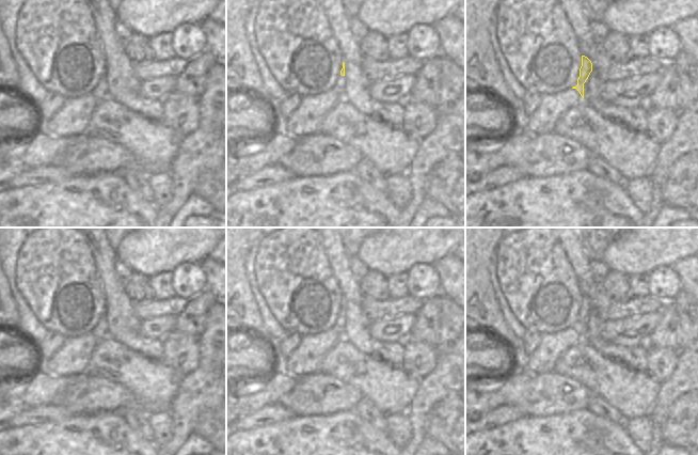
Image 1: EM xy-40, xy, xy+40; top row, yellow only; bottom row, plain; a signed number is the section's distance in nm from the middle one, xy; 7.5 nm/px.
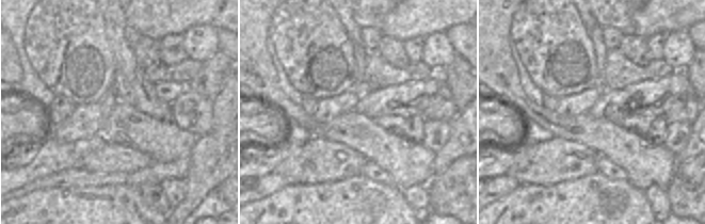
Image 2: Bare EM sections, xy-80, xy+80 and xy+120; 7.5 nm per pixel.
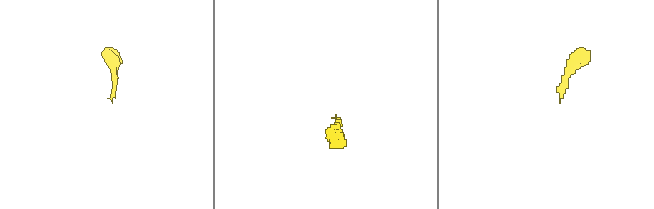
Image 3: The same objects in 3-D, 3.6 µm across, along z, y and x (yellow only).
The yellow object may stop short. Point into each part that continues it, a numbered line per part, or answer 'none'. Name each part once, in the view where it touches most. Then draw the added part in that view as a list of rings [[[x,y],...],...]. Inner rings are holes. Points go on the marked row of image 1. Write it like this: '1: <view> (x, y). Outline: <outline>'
1: xy (339, 85). Outline: [[[340,74],[338,75],[338,79],[332,90],[338,93],[340,97],[343,96],[345,90],[345,76],[342,76]]]

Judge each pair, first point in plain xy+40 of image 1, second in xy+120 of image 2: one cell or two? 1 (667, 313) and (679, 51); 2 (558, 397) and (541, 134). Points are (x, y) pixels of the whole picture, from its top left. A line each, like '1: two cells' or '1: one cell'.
1: two cells
2: two cells

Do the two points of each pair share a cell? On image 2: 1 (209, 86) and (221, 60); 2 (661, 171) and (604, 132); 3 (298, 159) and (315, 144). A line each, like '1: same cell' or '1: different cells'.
1: same cell
2: same cell
3: same cell

